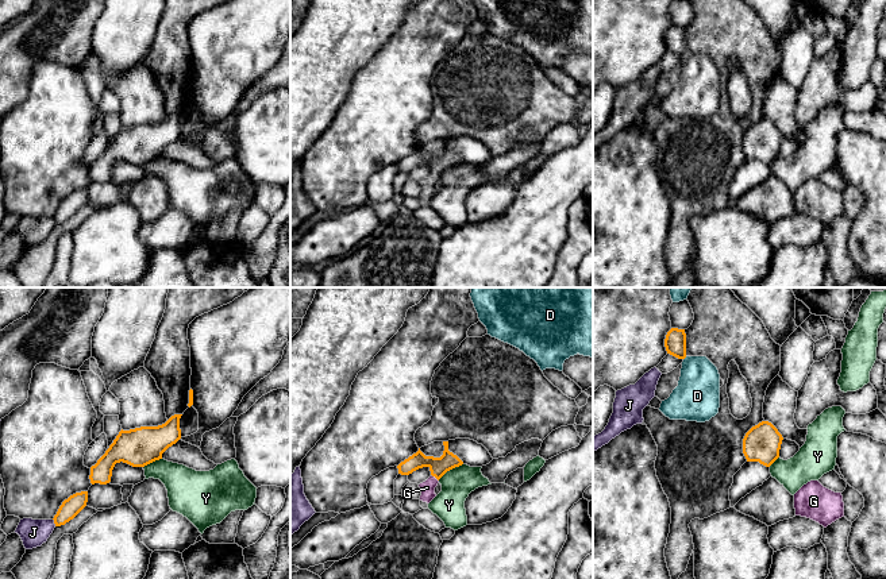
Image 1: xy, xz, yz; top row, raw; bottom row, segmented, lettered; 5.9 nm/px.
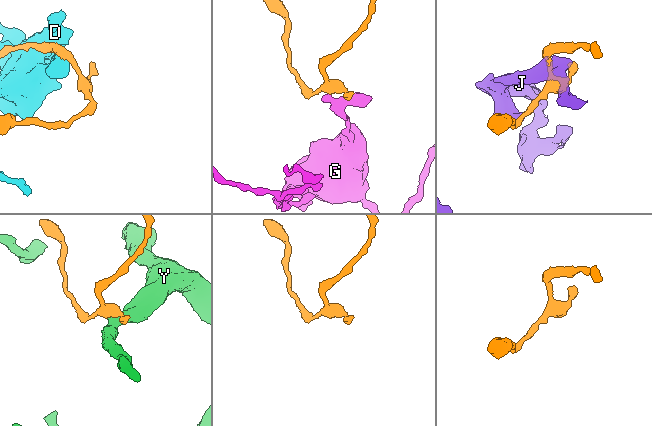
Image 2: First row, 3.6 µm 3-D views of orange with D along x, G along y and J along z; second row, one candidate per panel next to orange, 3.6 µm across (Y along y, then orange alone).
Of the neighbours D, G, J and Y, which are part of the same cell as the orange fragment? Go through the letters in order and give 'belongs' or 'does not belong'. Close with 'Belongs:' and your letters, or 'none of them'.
D: does not belong
G: belongs
J: does not belong
Y: does not belong
Belongs: G

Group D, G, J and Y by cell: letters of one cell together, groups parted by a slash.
D / G / J / Y

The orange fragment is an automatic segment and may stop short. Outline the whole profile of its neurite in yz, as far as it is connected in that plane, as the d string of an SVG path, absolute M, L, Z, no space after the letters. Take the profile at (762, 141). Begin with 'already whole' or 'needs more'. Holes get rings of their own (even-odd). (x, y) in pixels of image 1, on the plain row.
already whole; M768 119L752 124L743 136L743 151L747 159L759 159L770 165L778 155L782 132Z

